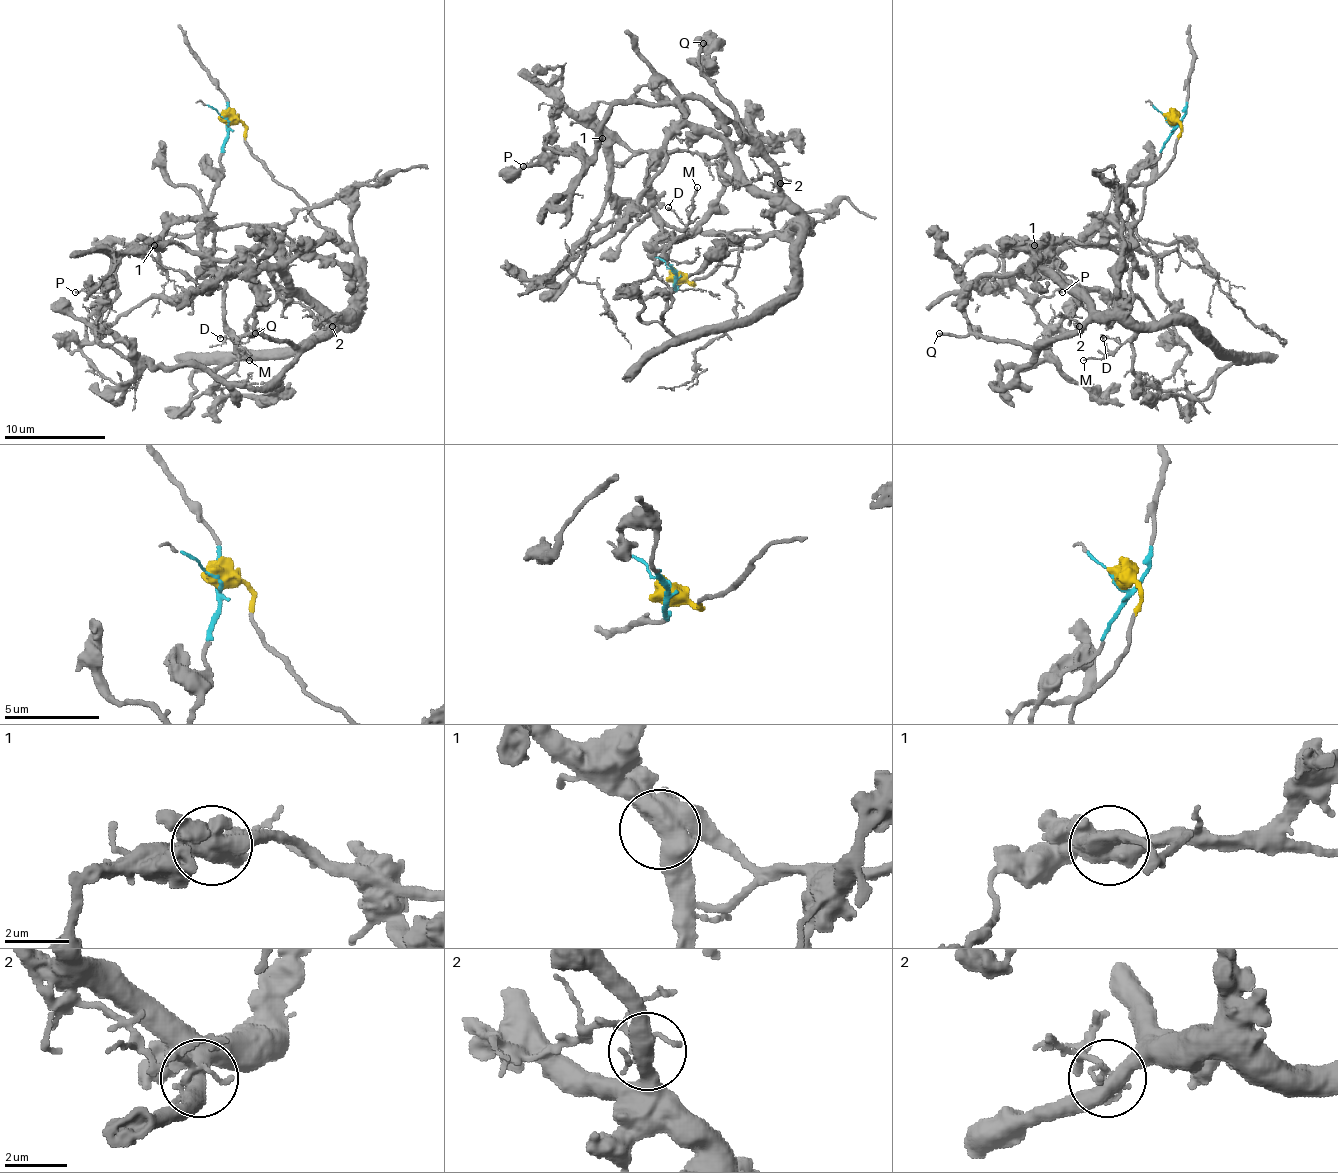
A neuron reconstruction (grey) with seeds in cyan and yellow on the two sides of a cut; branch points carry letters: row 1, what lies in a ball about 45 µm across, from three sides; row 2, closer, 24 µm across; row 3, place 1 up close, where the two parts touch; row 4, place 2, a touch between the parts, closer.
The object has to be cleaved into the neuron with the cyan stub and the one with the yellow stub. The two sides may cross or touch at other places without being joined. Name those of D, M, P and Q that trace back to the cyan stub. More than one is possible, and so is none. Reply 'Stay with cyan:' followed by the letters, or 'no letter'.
Stay with cyan: D, M, P

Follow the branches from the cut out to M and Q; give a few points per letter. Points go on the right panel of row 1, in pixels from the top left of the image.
M: (1169, 123), (1169, 141), (1123, 192), (1116, 214), (1133, 258), (1128, 321), (1133, 331), (1100, 359), (1083, 359)
Q: (1169, 123), (1181, 128), (1176, 154), (1146, 187), (1131, 225), (1118, 301), (1032, 346), (938, 334)

